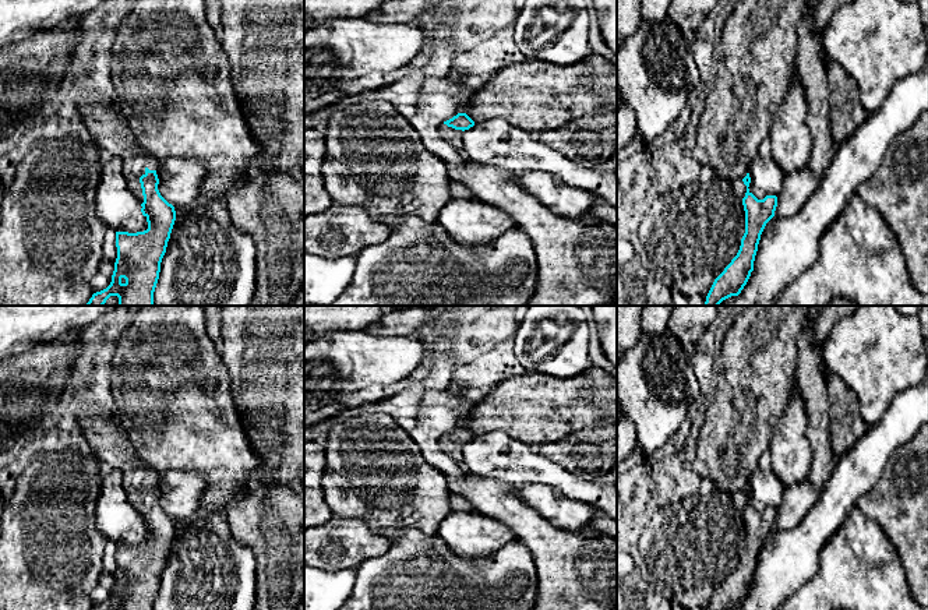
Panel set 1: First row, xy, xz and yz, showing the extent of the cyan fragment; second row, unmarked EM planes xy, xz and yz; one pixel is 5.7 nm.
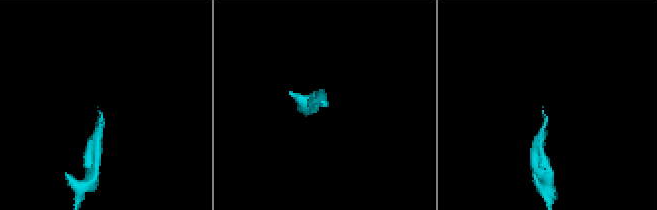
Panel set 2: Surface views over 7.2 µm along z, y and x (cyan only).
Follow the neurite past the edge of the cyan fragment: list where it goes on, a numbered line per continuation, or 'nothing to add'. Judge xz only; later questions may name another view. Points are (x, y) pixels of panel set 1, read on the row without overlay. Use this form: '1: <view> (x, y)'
1: xz (444, 444)

